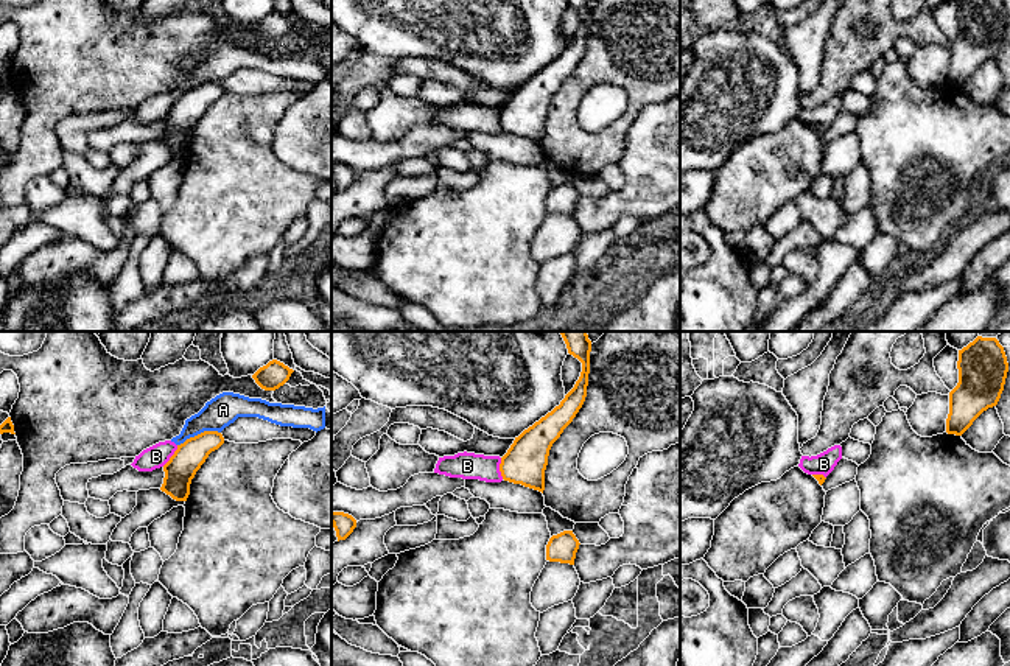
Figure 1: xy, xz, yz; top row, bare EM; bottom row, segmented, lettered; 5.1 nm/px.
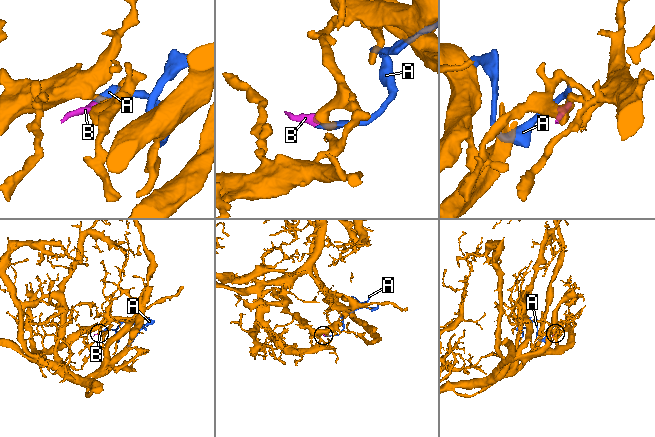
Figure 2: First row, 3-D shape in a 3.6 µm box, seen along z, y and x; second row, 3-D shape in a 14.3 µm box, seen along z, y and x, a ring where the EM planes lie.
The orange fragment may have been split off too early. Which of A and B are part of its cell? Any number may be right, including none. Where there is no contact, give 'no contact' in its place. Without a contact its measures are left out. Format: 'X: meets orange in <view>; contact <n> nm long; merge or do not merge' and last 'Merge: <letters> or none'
A: meets orange in xy; contact 240 nm long; do not merge
B: meets orange in xy; contact 140 nm long; do not merge
Merge: none

